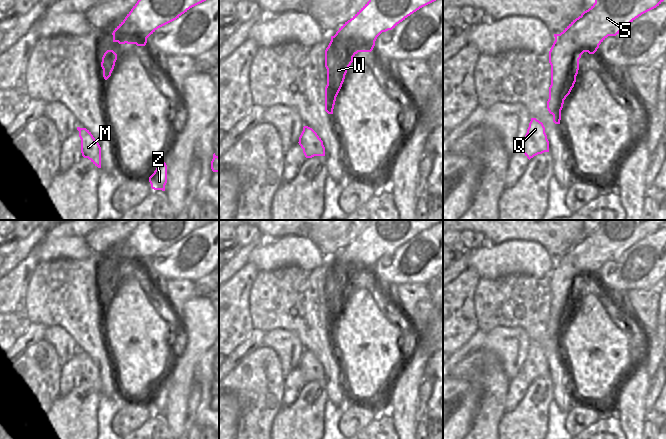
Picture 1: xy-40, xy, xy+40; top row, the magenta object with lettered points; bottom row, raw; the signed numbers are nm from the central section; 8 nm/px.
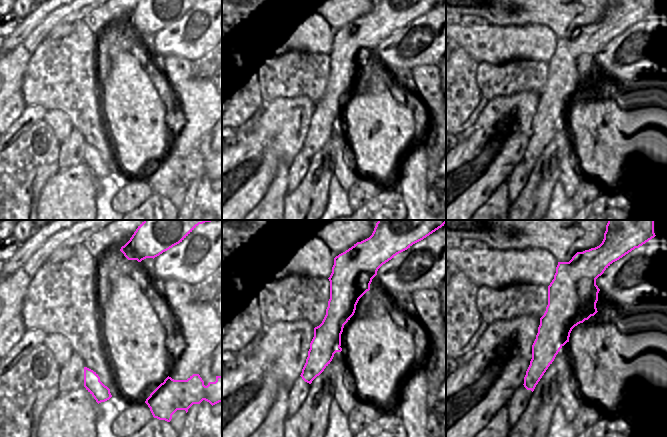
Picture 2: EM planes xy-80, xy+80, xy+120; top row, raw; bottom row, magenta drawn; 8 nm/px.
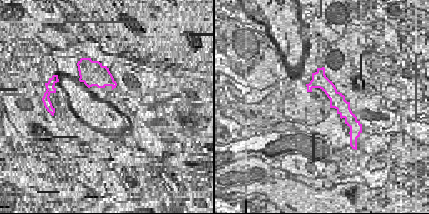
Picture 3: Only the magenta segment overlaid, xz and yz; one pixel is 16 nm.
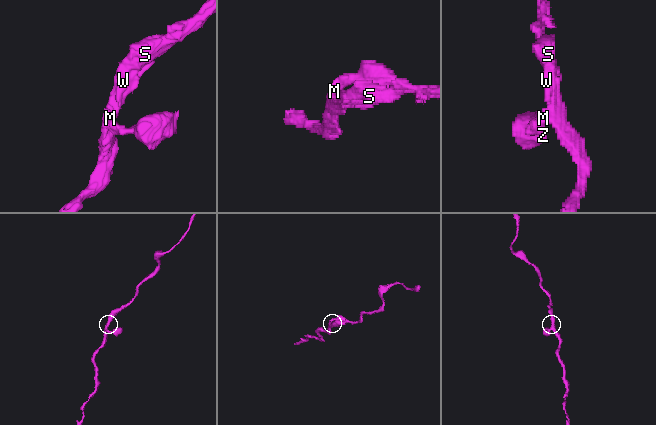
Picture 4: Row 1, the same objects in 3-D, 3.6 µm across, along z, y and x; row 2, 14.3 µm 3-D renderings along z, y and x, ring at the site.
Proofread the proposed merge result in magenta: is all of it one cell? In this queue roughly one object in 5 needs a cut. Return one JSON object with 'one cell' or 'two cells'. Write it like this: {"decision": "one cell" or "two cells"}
{"decision": "one cell"}

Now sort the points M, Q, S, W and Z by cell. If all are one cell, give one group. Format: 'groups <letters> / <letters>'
groups M Q S W Z

